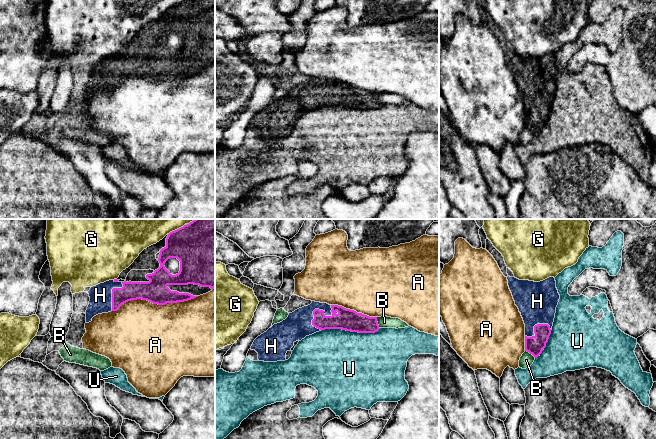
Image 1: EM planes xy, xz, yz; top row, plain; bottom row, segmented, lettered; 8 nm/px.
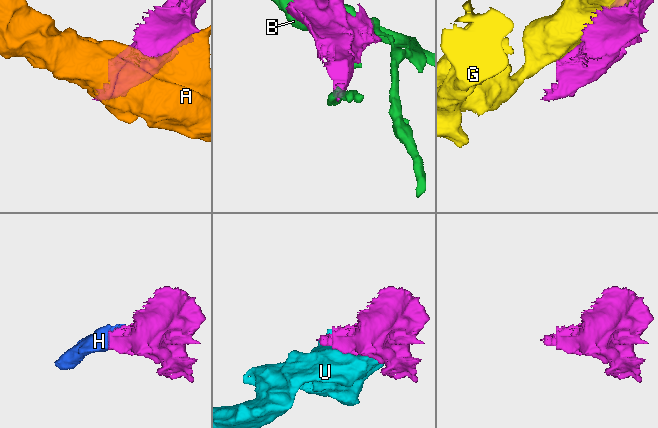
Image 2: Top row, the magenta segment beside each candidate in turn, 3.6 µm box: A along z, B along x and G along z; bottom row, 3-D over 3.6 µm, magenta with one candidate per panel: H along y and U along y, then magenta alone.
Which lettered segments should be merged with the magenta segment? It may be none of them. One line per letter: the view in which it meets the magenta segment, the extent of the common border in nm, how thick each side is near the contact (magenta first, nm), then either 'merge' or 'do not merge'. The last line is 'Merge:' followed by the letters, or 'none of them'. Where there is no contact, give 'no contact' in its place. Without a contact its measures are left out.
A: meets magenta in xy; contact 700 nm long; 190 nm thick on the magenta side, 480 nm on the other; do not merge
B: meets magenta in xz; contact 100 nm long; 170 nm thick on the magenta side, 100 nm on the other; do not merge
G: meets magenta in xy; contact 160 nm long; 400 nm thick on the magenta side, 180 nm on the other; do not merge
H: meets magenta in xz; contact 240 nm long; 170 nm thick on the magenta side, 220 nm on the other; merge
U: meets magenta in xz; contact 480 nm long; 170 nm thick on the magenta side, 480 nm on the other; do not merge
Merge: H

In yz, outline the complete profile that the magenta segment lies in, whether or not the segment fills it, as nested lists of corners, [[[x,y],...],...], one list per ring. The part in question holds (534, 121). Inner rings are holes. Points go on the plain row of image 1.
[[[508,52],[507,56],[525,100],[525,127],[537,134],[548,118],[560,75],[555,54],[534,58]]]

